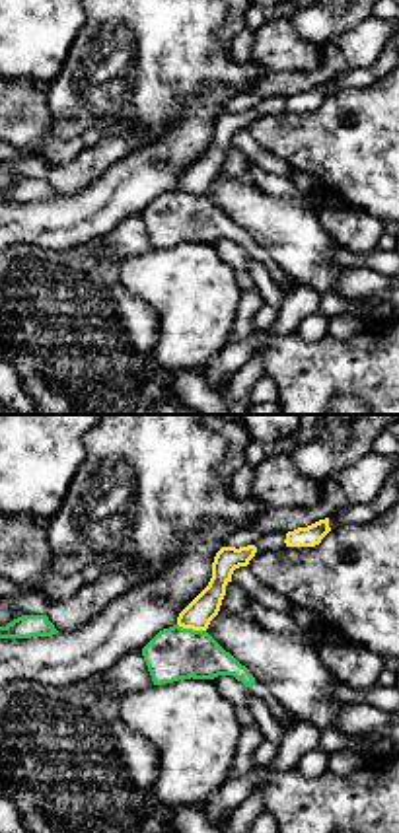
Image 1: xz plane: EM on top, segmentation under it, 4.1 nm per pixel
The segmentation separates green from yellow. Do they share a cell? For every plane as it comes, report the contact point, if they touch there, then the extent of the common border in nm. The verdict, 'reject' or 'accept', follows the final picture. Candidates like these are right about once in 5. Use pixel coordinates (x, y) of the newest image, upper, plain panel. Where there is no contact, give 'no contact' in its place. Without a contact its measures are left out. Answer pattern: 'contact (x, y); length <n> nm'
contact (191, 193); length 120 nm

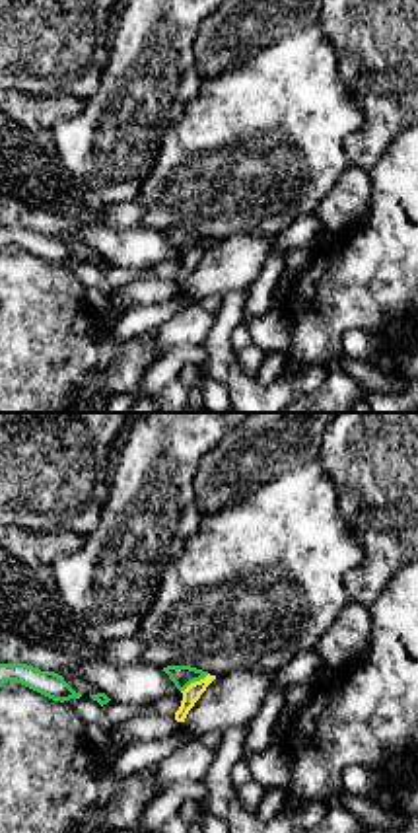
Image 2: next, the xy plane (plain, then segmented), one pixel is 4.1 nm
contact (195, 244); length 140 nm

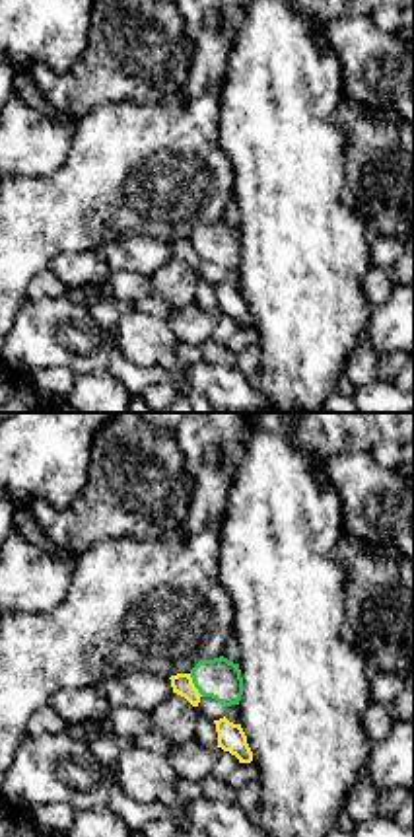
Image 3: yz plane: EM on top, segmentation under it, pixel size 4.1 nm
contact (195, 250); length 110 nm

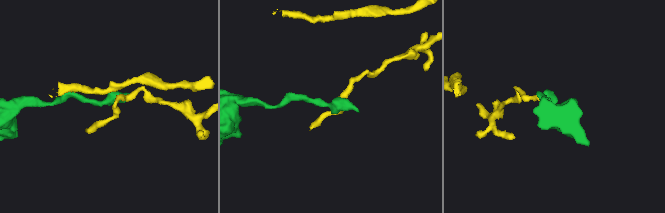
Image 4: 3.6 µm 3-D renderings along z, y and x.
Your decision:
reject

